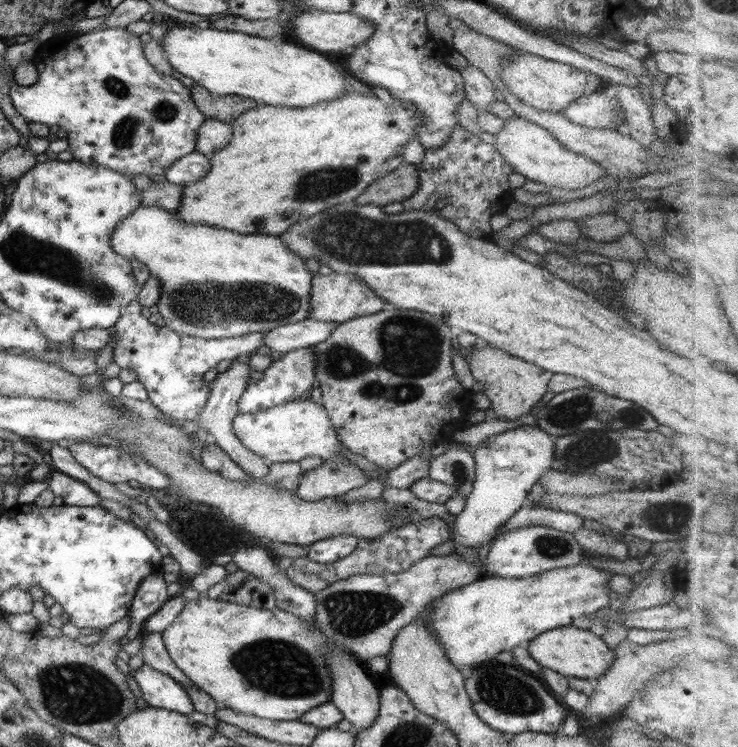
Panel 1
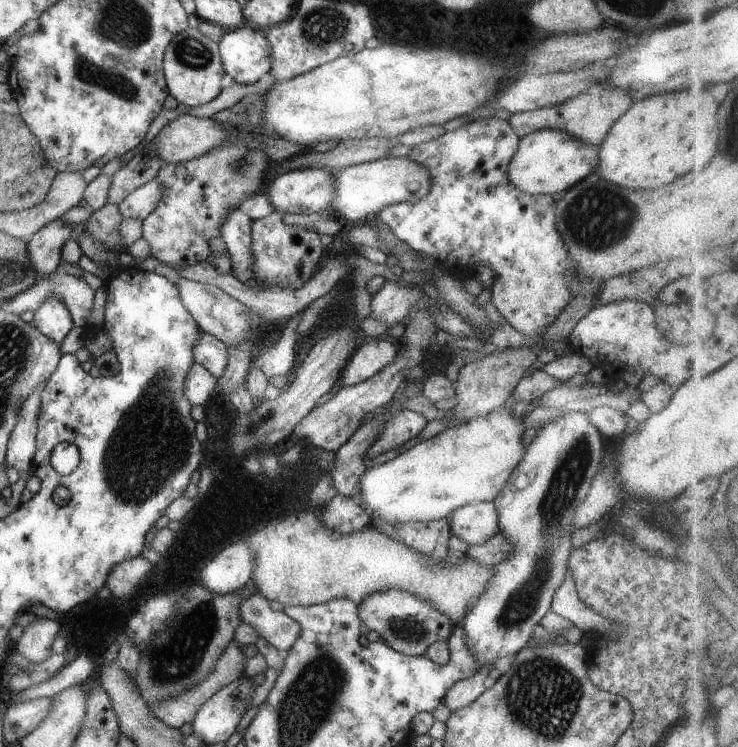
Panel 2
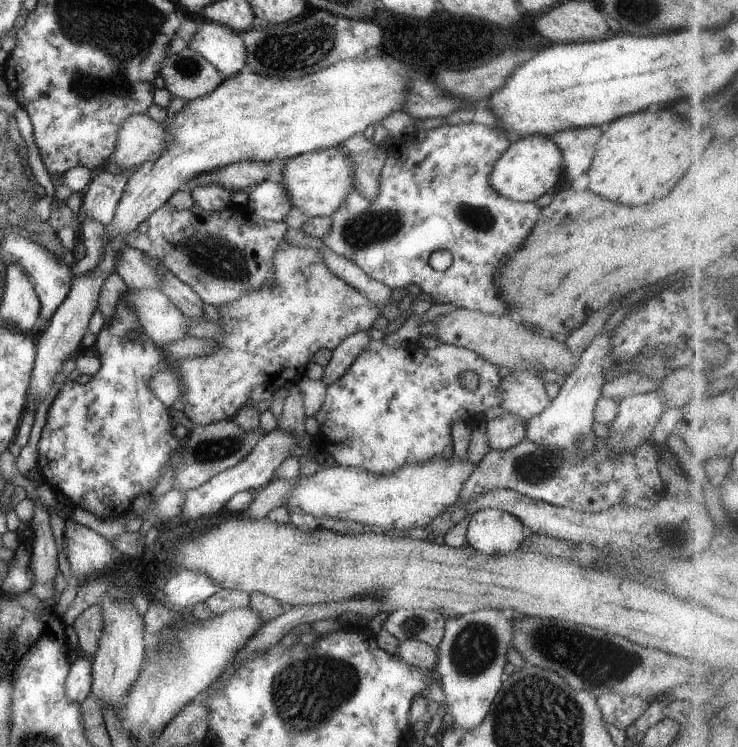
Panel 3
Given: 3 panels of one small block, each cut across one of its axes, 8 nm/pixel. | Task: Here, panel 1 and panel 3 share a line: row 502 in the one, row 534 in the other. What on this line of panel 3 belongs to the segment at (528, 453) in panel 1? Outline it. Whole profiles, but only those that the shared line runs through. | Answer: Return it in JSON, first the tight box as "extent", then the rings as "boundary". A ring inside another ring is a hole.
{"extent":[466,508,528,555],"boundary":[[[485,508],[471,516],[466,544],[485,555],[508,554],[520,548],[527,533],[528,530],[513,514]]]}

